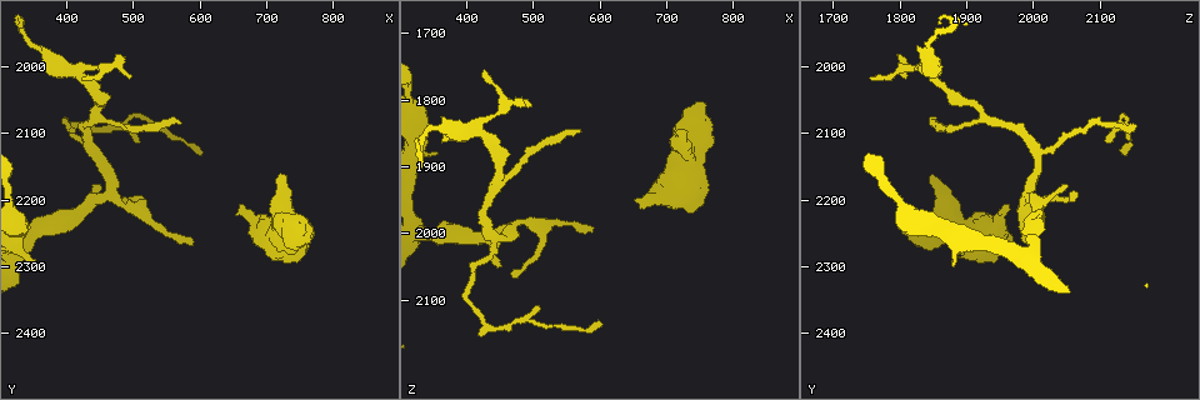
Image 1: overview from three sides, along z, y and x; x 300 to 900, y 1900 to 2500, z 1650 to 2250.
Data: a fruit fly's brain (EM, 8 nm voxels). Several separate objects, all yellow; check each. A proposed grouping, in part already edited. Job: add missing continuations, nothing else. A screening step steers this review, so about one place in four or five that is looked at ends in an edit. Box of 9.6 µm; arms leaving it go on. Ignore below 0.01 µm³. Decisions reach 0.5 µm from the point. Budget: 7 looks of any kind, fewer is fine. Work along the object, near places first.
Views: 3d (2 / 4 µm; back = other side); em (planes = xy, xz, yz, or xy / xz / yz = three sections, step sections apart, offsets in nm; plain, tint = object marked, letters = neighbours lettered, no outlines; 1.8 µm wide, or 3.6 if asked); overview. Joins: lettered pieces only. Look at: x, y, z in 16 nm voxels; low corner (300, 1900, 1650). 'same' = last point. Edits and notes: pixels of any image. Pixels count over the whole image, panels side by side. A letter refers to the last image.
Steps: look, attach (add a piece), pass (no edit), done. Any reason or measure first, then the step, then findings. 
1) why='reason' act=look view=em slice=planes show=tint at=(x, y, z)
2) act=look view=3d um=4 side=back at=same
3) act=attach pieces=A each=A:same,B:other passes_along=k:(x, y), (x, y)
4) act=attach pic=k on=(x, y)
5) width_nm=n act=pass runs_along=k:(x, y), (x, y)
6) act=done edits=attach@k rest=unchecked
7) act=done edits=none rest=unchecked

why='tapers out' act=look view=em slice=planes show=plain at=(575, 2085, 1845)

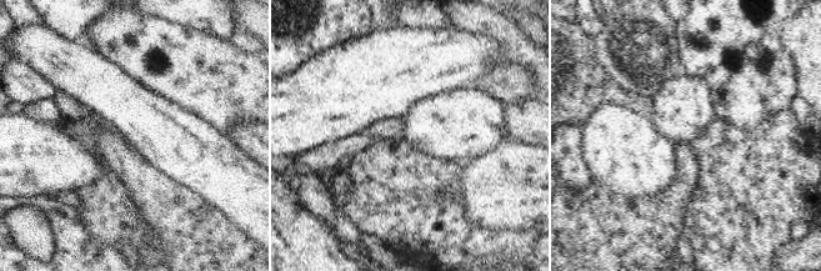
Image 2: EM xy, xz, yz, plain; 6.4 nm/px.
act=look view=em slice=planes show=letters at=same

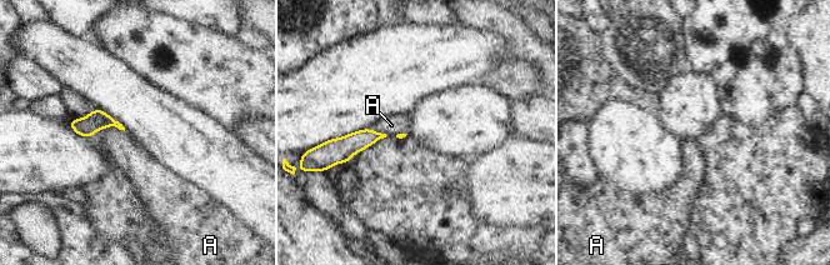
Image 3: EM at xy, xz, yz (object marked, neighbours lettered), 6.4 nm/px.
act=pass each=A:other border=3:(124, 130), (106, 126), (91, 136) found='no lettered piece goes on from it'

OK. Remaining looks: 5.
why='thick end' act=look view=em slice=yz step=16 show=tint at=(730, 2165, 1850)

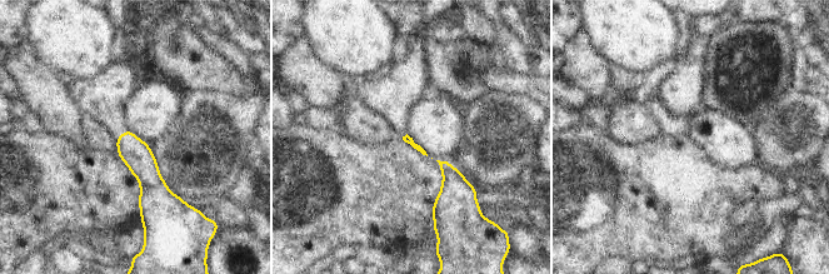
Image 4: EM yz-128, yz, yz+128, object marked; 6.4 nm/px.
act=look view=em slice=planes show=letters at=same

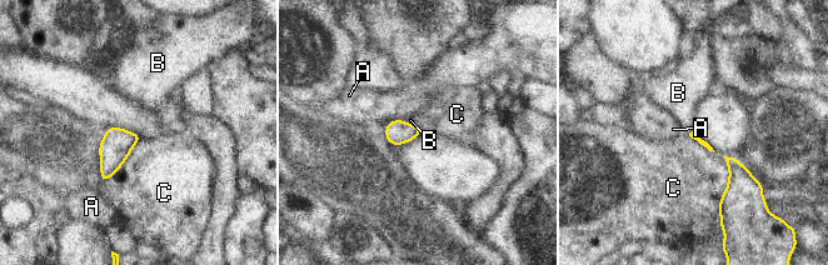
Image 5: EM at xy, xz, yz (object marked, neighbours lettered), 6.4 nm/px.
act=attach pieces=B each=A:other,B:same,C:other found='it goes on there'

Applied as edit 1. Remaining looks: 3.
why='redraw' act=look view=overview

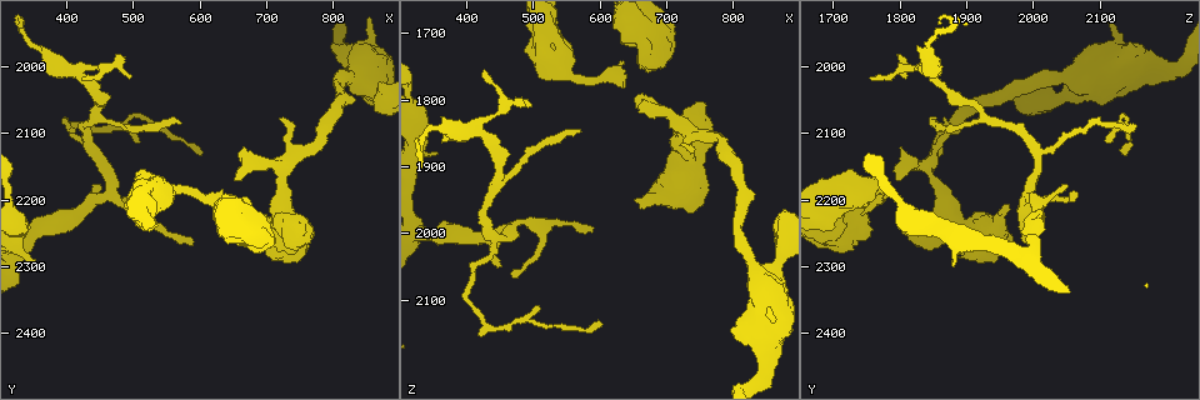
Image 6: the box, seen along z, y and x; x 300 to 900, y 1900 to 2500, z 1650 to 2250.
why='thick end' act=look view=em slice=xz step=8 show=letters at=(660, 2210, 1960)

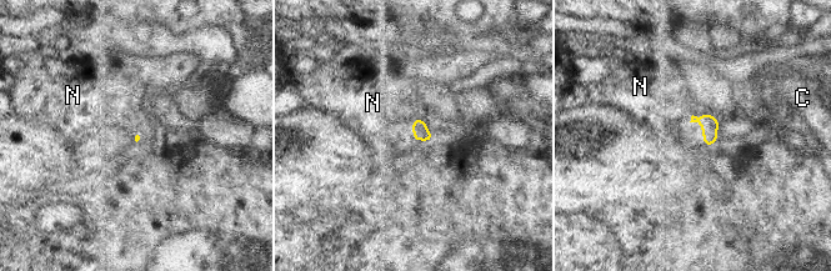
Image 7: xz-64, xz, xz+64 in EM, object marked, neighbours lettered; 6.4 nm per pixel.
act=pass each=C:other,N:other border=7:(414, 119), (411, 129) found='no lettered piece goes on from it'

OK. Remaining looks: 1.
act=done edits=attach@5 rest=unchecked

